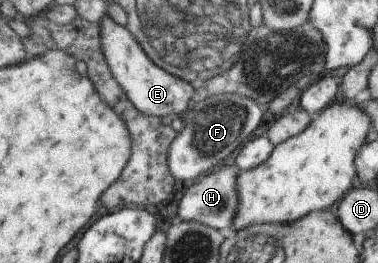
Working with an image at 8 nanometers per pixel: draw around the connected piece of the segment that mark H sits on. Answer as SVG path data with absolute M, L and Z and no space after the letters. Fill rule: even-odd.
M220 164L216 170L200 175L179 200L178 218L182 221L196 221L224 232L229 230L239 207L238 174L238 168L235 165Z

